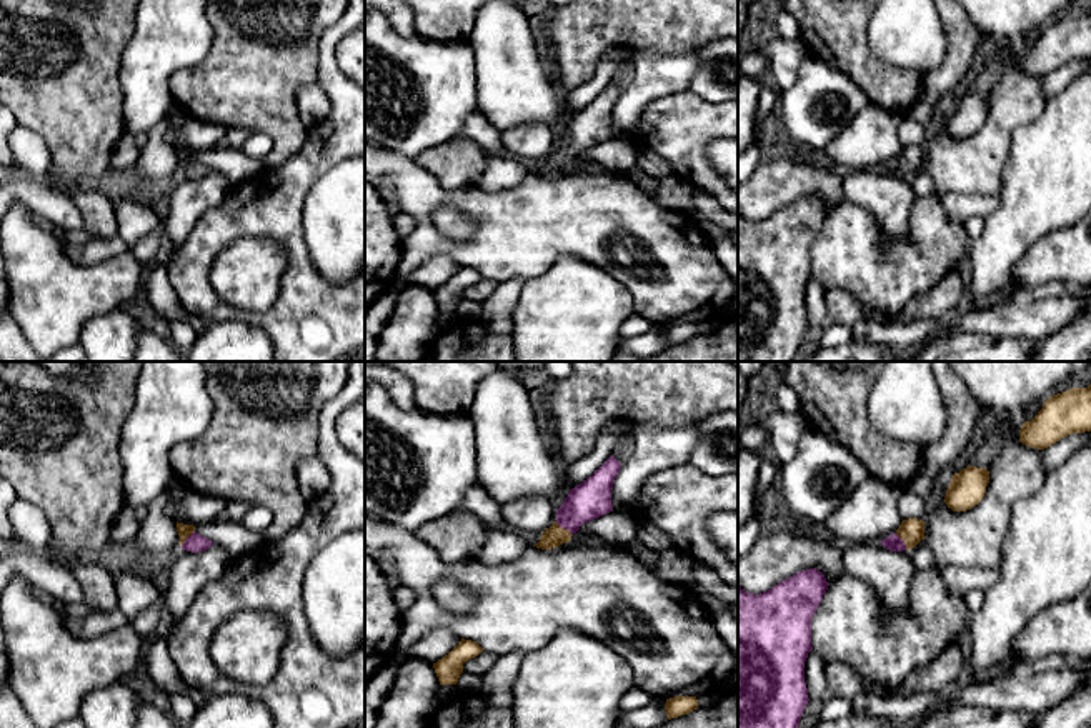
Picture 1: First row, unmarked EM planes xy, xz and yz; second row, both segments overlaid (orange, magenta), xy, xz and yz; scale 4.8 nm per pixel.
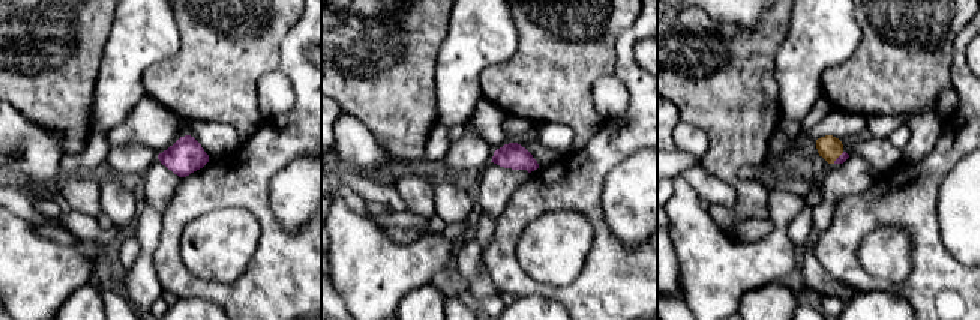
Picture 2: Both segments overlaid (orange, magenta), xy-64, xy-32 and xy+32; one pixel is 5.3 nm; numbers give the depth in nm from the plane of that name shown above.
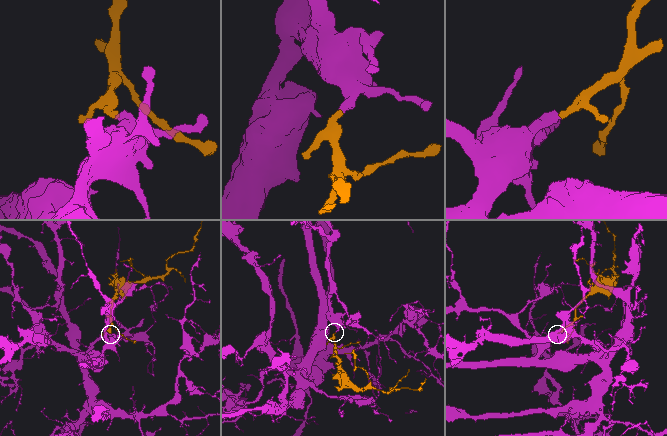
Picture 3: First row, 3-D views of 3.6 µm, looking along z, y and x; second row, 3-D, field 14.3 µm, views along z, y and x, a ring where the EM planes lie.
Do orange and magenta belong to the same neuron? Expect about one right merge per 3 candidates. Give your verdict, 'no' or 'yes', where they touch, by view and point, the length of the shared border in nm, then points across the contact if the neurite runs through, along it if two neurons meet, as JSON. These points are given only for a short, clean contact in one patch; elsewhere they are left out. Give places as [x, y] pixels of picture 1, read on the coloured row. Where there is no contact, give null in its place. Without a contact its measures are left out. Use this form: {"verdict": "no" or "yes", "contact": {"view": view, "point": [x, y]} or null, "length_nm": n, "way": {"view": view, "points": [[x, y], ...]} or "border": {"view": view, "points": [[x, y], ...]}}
{"verdict": "yes", "contact": {"view": "xy", "point": [187, 537]}, "length_nm": 110, "way": {"view": "xy", "points": [[184, 530], [187, 537], [195, 542]]}}

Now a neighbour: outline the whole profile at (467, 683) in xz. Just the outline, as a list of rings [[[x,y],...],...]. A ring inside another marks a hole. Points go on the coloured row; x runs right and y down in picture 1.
[[[463,671],[456,683],[461,693],[478,693],[481,691],[481,676]]]

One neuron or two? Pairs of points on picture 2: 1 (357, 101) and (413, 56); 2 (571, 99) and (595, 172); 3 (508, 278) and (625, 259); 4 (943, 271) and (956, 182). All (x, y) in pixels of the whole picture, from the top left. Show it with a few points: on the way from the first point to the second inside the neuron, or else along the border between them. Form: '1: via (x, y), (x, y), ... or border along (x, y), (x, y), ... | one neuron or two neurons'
1: via (371, 87), (393, 65), (399, 63) | one neuron
2: border along (604, 119), (599, 129), (583, 146), (574, 149) | two neurons
3: via (536, 289), (554, 293), (590, 293), (596, 287) | one neuron
4: border along (937, 212), (941, 242), (964, 265) | two neurons

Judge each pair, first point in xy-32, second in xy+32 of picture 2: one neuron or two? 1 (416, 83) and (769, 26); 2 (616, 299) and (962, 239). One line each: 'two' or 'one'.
1: one
2: two

